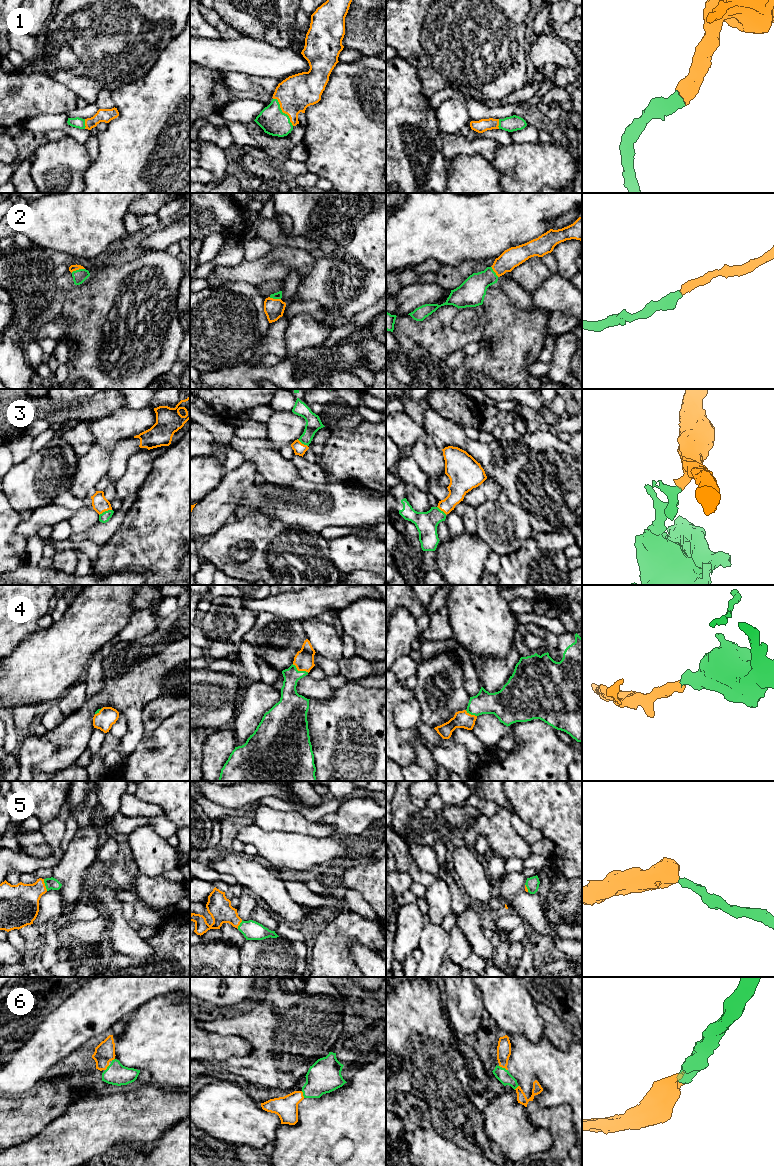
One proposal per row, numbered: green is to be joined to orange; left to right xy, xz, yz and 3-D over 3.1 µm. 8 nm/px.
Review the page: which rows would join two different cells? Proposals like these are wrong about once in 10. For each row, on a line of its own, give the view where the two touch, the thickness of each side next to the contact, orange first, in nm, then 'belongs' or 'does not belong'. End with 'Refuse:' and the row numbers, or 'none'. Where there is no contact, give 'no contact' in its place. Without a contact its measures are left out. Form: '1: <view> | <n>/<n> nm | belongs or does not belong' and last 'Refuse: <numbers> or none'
1: xz | 280/220 nm | belongs
2: xy | 50/110 nm | belongs
3: xy | 130/80 nm | belongs
4: xz | 160/160 nm | belongs
5: xy | 300/100 nm | belongs
6: yz | 110/110 nm | belongs
Refuse: none

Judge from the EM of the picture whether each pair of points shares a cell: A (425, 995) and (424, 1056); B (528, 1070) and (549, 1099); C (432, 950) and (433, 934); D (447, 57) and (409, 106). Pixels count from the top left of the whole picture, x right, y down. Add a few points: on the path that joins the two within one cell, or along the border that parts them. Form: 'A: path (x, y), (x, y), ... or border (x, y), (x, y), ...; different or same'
A: path (424, 1010), (424, 1041); same
B: path (537, 1072), (552, 1087), (552, 1090); same
C: path (433, 946), (433, 938); same
D: border (415, 69), (420, 84), (420, 92), (428, 100); different

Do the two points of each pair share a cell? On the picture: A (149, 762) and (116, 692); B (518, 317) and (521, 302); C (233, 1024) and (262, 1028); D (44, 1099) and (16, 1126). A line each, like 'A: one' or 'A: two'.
A: two
B: two
C: one
D: one

